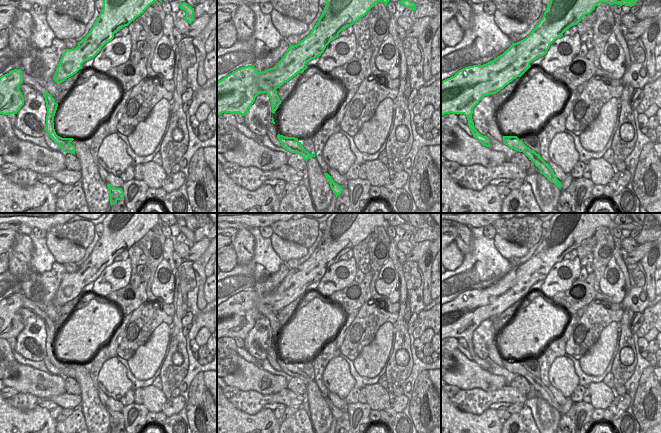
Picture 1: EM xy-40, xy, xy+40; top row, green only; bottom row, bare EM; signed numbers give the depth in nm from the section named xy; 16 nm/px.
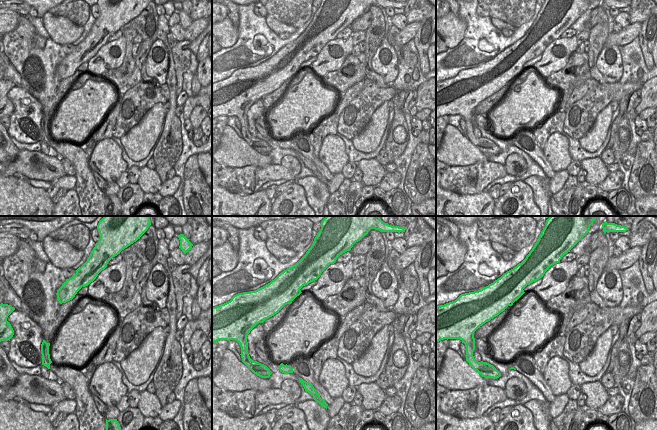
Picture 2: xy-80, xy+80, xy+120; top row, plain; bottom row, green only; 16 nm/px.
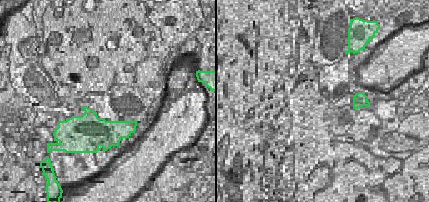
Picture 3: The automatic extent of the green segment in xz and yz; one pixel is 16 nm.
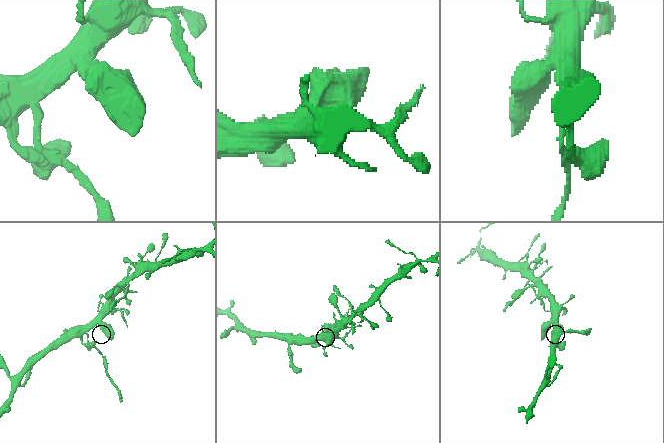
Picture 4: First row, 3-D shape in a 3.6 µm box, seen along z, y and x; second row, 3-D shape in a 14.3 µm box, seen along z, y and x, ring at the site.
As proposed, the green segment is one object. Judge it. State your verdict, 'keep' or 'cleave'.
cleave

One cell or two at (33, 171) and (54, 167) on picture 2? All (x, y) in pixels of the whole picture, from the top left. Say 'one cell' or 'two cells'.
one cell

